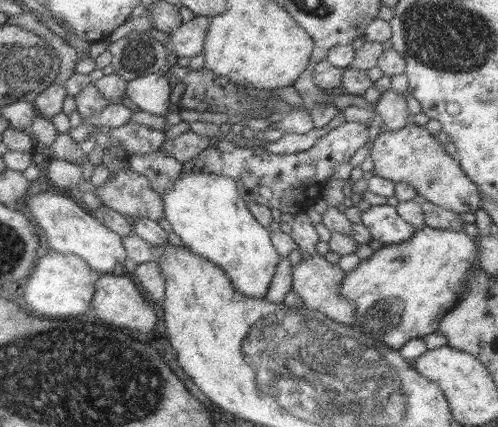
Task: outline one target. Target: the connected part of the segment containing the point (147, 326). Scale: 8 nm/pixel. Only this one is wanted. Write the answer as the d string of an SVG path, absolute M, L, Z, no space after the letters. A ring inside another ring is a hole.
M125 272L104 273L96 279L96 291L94 291L91 301L91 309L104 322L110 322L110 324L114 324L118 328L126 328L126 330L132 330L132 332L134 330L150 332L154 328L154 324L156 324L154 305L150 305L144 300L144 296L130 279L130 275Z

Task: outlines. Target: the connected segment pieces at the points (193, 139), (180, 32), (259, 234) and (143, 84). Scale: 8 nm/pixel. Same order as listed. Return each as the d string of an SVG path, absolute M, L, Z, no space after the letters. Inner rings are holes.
M188 131L175 138L164 140L158 151L178 159L181 163L185 163L192 160L192 158L196 158L208 147L210 147L209 137Z
M196 15L192 20L182 23L169 34L167 50L178 57L192 58L204 52L204 37L208 31L211 17Z
M214 173L180 174L164 193L164 217L184 246L224 269L232 286L249 298L265 298L280 262L271 232L262 226L238 194L236 181Z
M163 72L150 73L134 80L128 80L126 92L130 100L150 114L166 116L175 109L170 102L174 81Z

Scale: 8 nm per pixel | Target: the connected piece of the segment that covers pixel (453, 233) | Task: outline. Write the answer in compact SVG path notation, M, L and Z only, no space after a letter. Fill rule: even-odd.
M426 225L416 229L410 240L384 245L374 251L372 257L361 259L353 270L346 273L344 282L340 281L340 294L354 303L355 324L366 336L399 351L410 340L438 331L442 318L466 291L466 278L478 267L477 259L478 238L469 236L464 230L442 230Z

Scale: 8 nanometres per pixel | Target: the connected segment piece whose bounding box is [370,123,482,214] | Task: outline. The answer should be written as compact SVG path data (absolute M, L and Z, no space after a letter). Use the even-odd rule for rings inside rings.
M407 124L400 130L394 132L374 133L372 136L372 145L370 146L370 155L374 161L373 174L382 178L394 181L395 183L405 182L414 187L418 192L418 199L426 200L436 204L451 212L463 213L472 212L473 214L482 206L481 192L476 183L468 178L468 175L462 170L460 162L446 153L438 138L430 135L426 127L414 124Z

